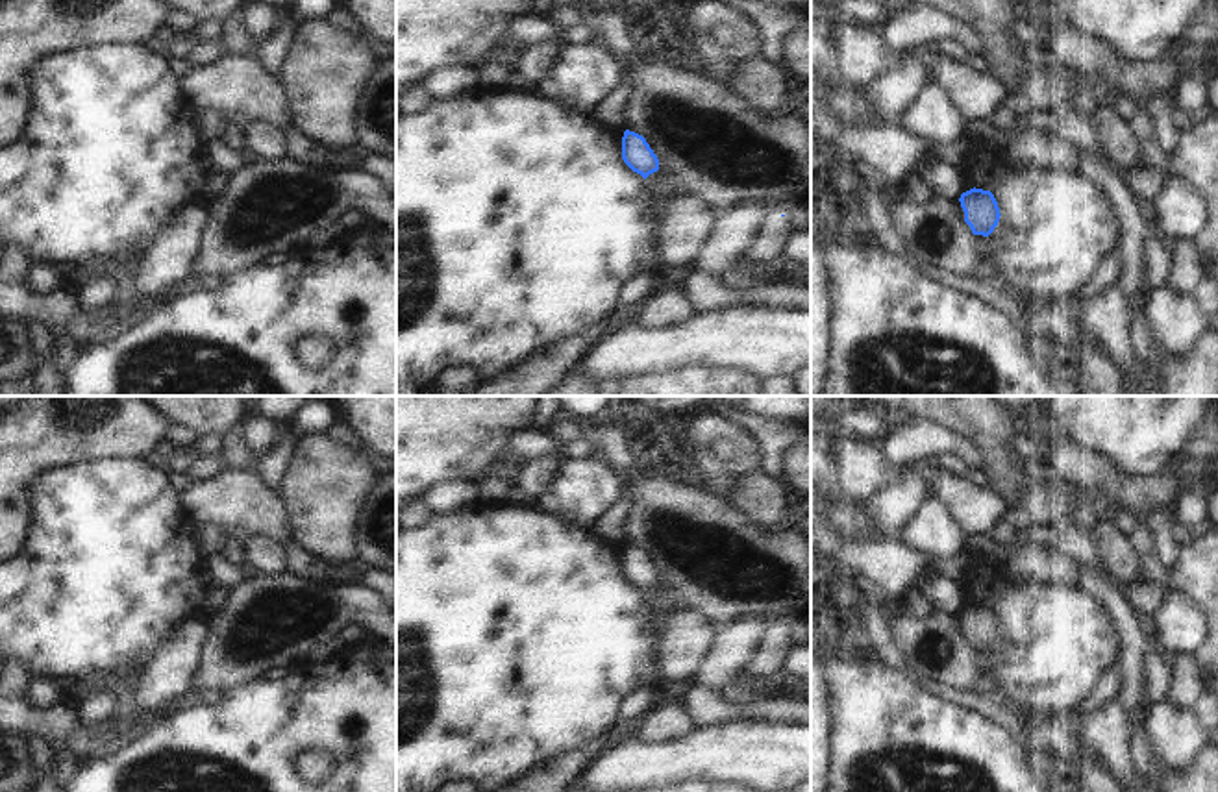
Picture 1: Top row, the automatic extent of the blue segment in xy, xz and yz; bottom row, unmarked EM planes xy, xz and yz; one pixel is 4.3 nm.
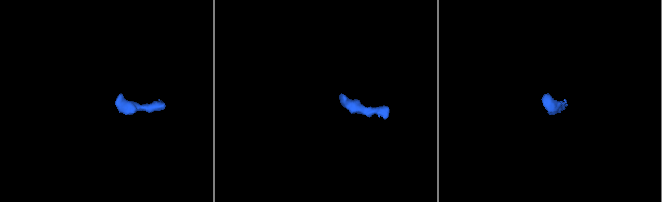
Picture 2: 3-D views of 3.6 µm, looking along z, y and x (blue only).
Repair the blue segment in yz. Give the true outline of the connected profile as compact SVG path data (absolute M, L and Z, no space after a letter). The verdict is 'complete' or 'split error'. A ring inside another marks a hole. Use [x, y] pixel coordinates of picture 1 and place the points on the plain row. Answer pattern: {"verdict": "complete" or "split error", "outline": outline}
{"verdict": "complete", "outline": "M970 603L959 613L964 625L964 637L974 650L988 651L1000 637L1000 622L990 605Z"}

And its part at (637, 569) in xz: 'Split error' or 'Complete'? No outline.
Complete.

